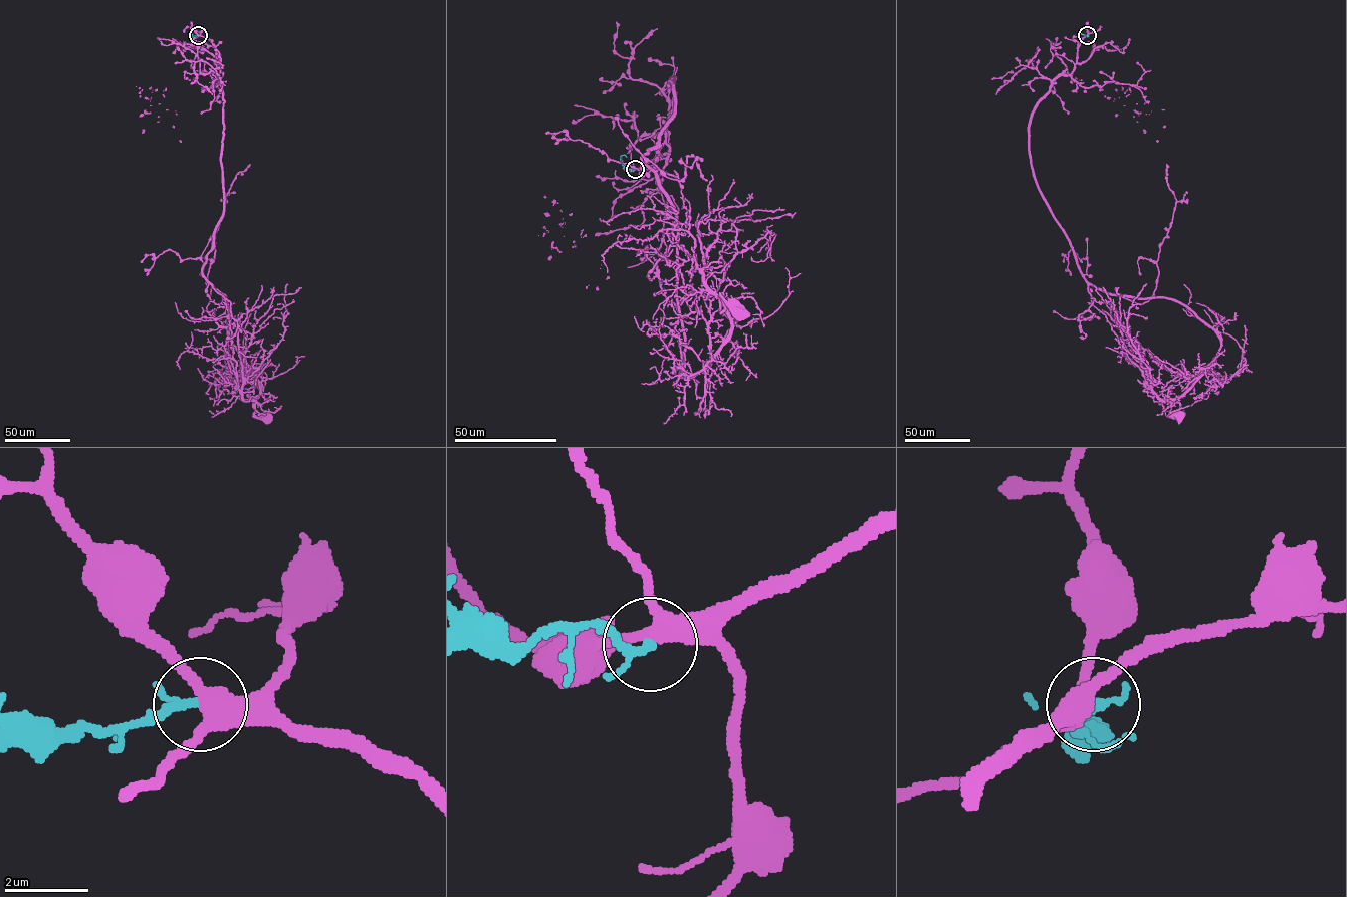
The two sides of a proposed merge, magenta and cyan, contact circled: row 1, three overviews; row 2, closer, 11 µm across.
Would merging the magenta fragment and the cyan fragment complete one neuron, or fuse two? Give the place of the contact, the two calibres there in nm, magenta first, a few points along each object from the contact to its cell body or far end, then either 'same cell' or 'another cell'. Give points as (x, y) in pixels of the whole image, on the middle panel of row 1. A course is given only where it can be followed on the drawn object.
at (635, 169); 400 nm thick on the magenta side, 160 nm on the other; magenta runs (635, 169), (669, 151), (674, 79), (642, 159), (675, 217), (687, 376), (731, 329), (720, 295), (738, 311); cyan runs (635, 170), (627, 170), (621, 162), (620, 157), (626, 157); another cell

